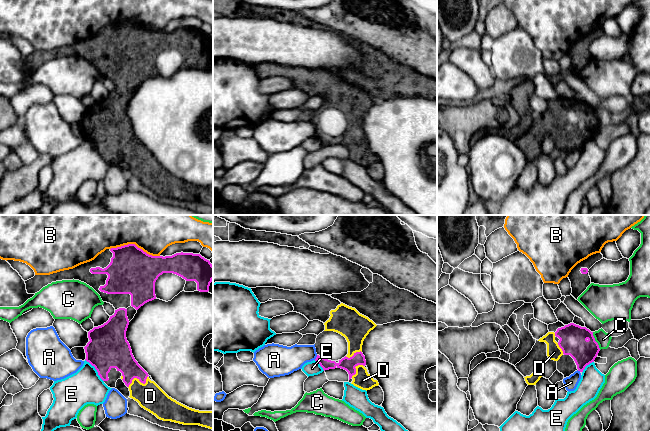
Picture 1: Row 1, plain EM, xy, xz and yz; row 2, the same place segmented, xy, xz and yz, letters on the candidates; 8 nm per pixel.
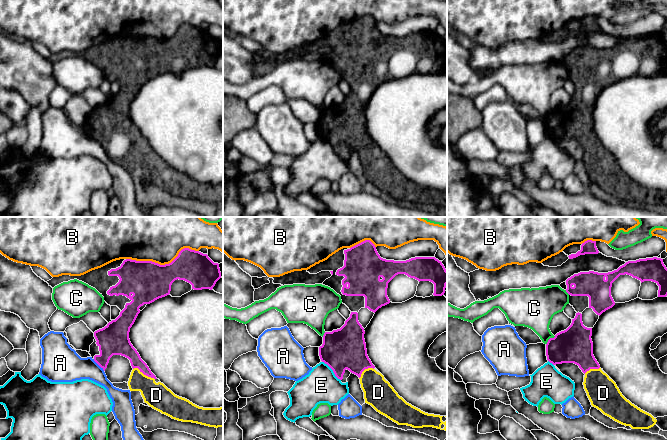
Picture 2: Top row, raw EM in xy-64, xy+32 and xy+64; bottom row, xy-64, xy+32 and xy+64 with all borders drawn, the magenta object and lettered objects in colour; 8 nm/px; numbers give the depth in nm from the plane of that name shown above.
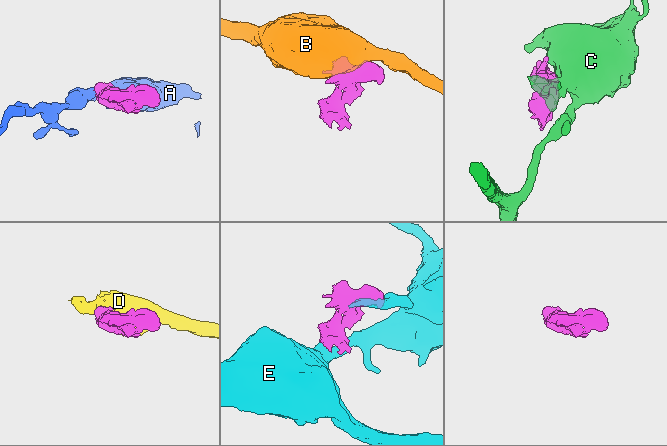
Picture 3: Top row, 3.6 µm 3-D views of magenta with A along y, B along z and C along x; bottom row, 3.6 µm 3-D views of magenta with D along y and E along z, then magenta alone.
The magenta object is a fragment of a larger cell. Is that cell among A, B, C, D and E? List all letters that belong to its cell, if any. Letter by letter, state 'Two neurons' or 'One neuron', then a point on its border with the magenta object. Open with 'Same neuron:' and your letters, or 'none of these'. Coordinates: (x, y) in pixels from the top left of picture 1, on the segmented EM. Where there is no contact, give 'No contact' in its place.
Same neuron: D
A: Two neurons. Touches magenta at xz (316, 357)
B: Two neurons. Touches magenta at xy (134, 244)
C: Two neurons. Touches magenta at yz (595, 341)
D: One neuron. Touches magenta at xy (139, 380)
E: Two neurons. Touches magenta at xy (96, 369)

